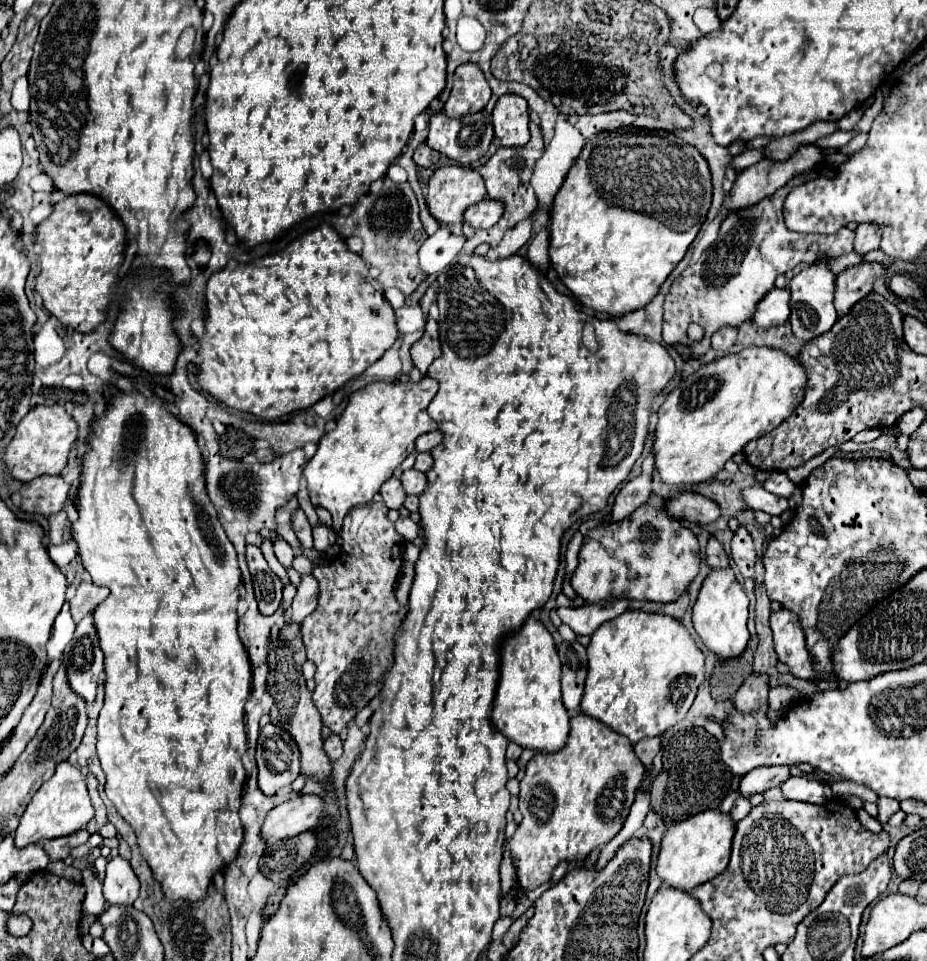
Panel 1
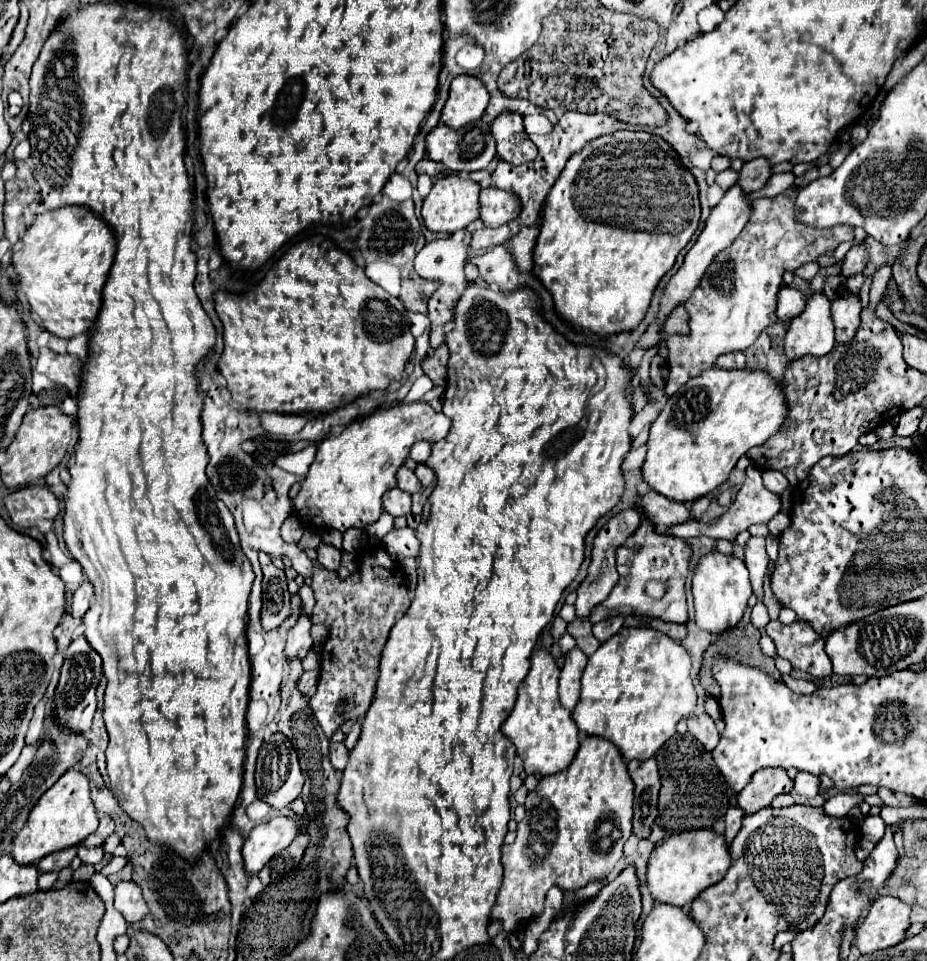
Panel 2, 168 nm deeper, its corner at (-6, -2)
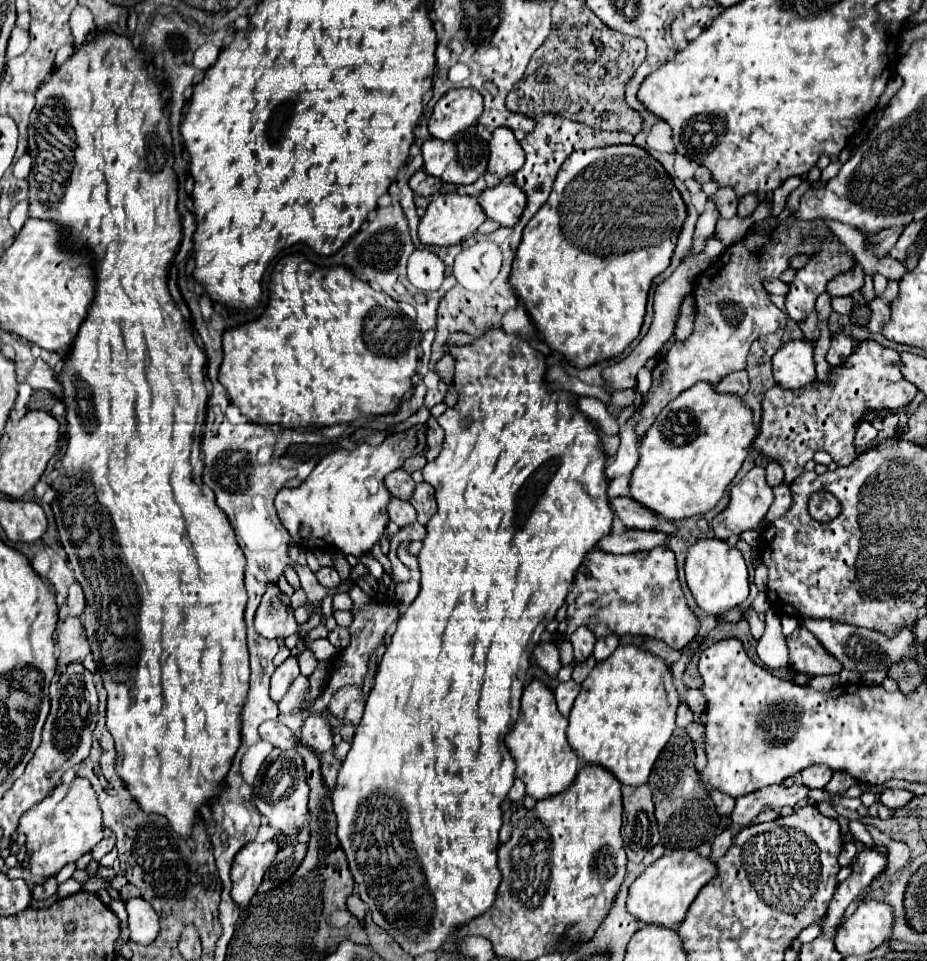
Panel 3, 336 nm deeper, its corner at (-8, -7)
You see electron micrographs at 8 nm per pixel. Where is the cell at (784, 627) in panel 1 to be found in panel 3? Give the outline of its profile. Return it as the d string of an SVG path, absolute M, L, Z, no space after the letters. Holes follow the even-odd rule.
M799 626L791 636L787 636L789 646L789 666L795 672L803 672L809 676L821 676L821 674L839 674L841 666L823 646L819 646L819 640L813 638L813 634Z

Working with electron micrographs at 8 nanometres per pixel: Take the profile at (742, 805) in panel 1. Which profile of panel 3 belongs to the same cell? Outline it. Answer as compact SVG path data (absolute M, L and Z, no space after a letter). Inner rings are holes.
M727 828L727 830L723 830L719 836L715 836L711 858L713 858L713 860L719 860L719 858L731 848L731 844L733 844L733 832Z

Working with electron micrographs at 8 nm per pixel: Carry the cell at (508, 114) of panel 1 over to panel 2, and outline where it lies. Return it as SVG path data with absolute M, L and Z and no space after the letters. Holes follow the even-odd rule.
M501 113L493 125L491 133L497 141L497 157L509 161L511 165L521 165L537 157L537 147L529 141L523 131L523 117L517 113Z

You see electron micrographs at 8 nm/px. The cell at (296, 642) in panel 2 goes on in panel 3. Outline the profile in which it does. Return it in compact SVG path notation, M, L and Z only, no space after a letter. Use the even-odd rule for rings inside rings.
M291 656L287 658L281 666L277 666L275 674L271 676L271 698L273 700L281 700L285 696L285 692L289 690L291 682L299 676L299 662L297 662L299 656Z

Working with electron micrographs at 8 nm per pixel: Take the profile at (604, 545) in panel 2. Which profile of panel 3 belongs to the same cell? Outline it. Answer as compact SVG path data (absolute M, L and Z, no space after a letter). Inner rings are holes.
M579 626L573 634L571 634L571 644L575 650L575 662L583 662L591 652L593 652L593 644L595 644L595 634L587 628L587 626Z

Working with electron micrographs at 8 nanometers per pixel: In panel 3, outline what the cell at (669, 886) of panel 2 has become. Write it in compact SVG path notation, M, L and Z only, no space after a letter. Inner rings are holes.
M673 850L663 854L659 860L655 860L651 866L645 868L645 872L631 884L629 888L629 900L627 910L637 916L641 922L647 924L661 924L669 928L677 928L691 902L699 894L699 890L711 882L717 874L717 866L711 858L701 856L697 850Z

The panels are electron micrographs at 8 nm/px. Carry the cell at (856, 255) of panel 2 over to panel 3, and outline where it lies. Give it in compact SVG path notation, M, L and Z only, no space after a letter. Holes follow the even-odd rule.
M849 270L845 274L835 276L827 284L827 292L831 292L831 296L847 296L847 294L853 294L855 290L859 290L861 286L863 286L863 274L857 274L855 270Z

